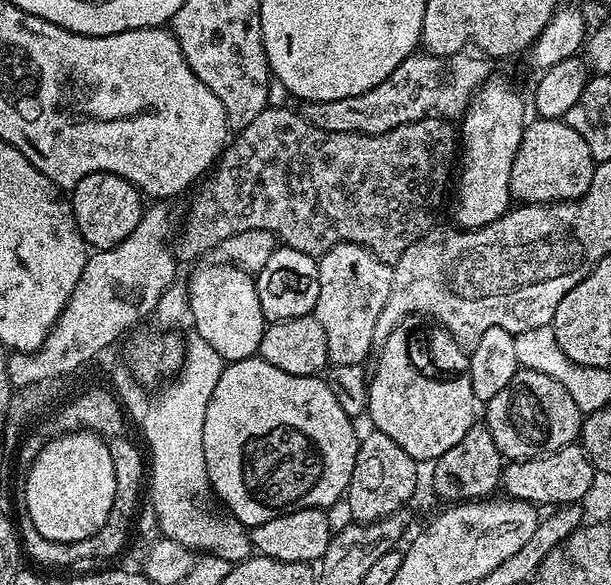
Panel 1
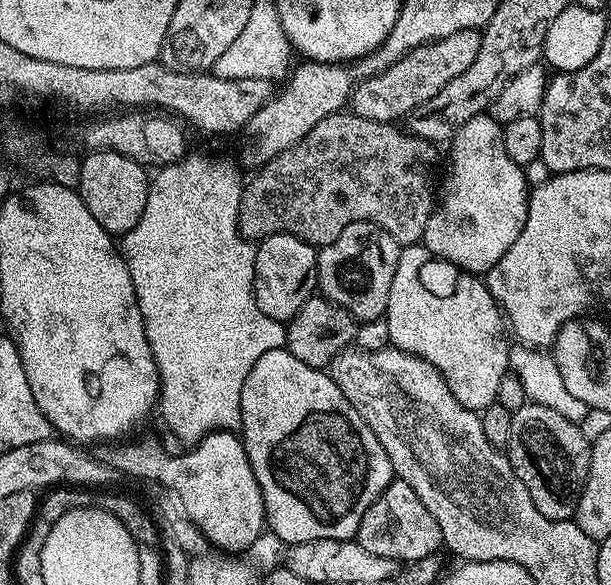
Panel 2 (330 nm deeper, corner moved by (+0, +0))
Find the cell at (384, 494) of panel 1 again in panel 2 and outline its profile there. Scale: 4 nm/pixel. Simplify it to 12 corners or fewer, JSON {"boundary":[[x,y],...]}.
{"boundary":[[393,478],[354,539],[397,562],[437,555],[434,514]]}

